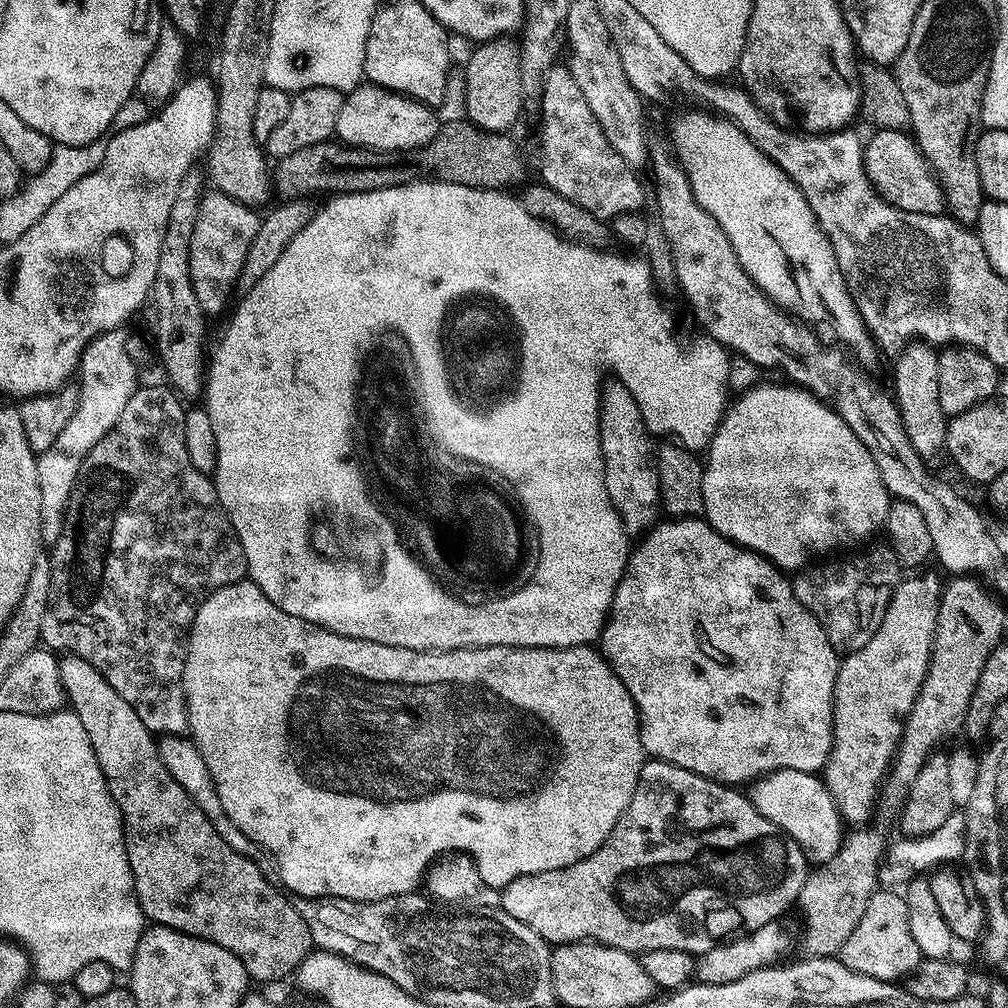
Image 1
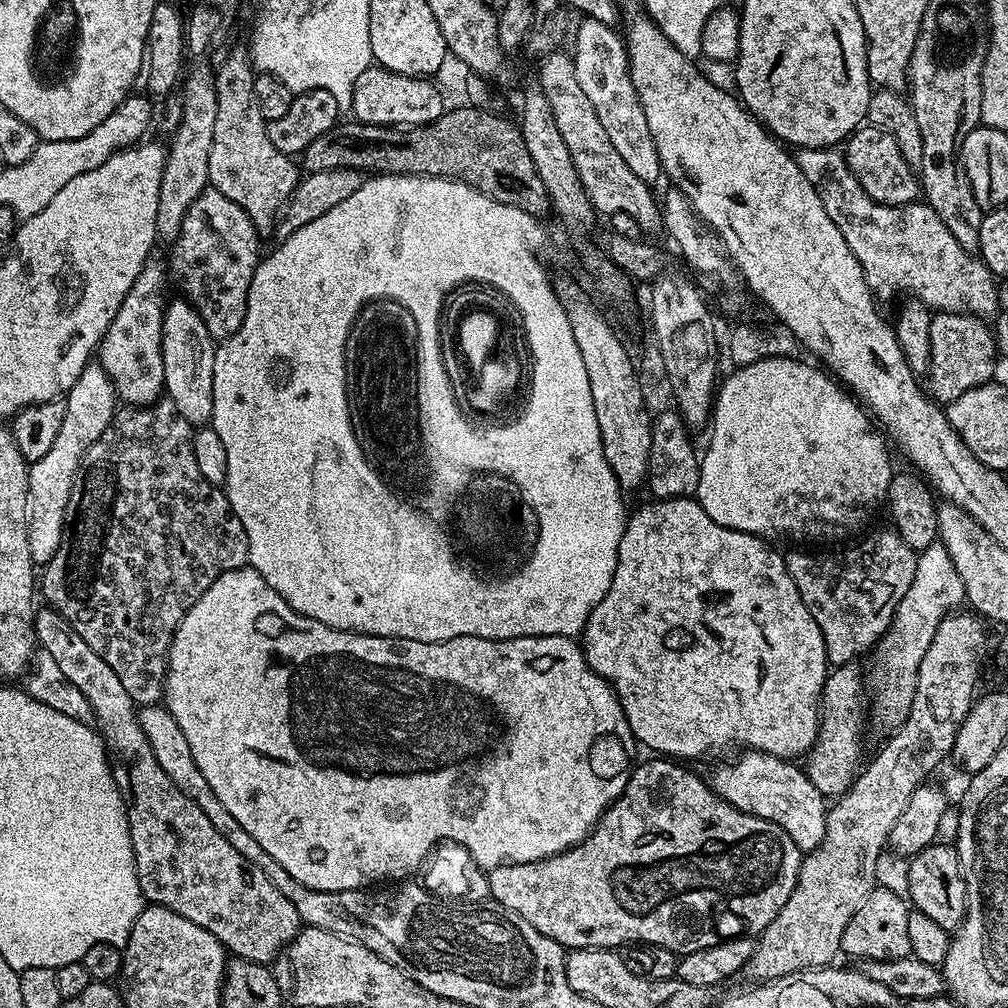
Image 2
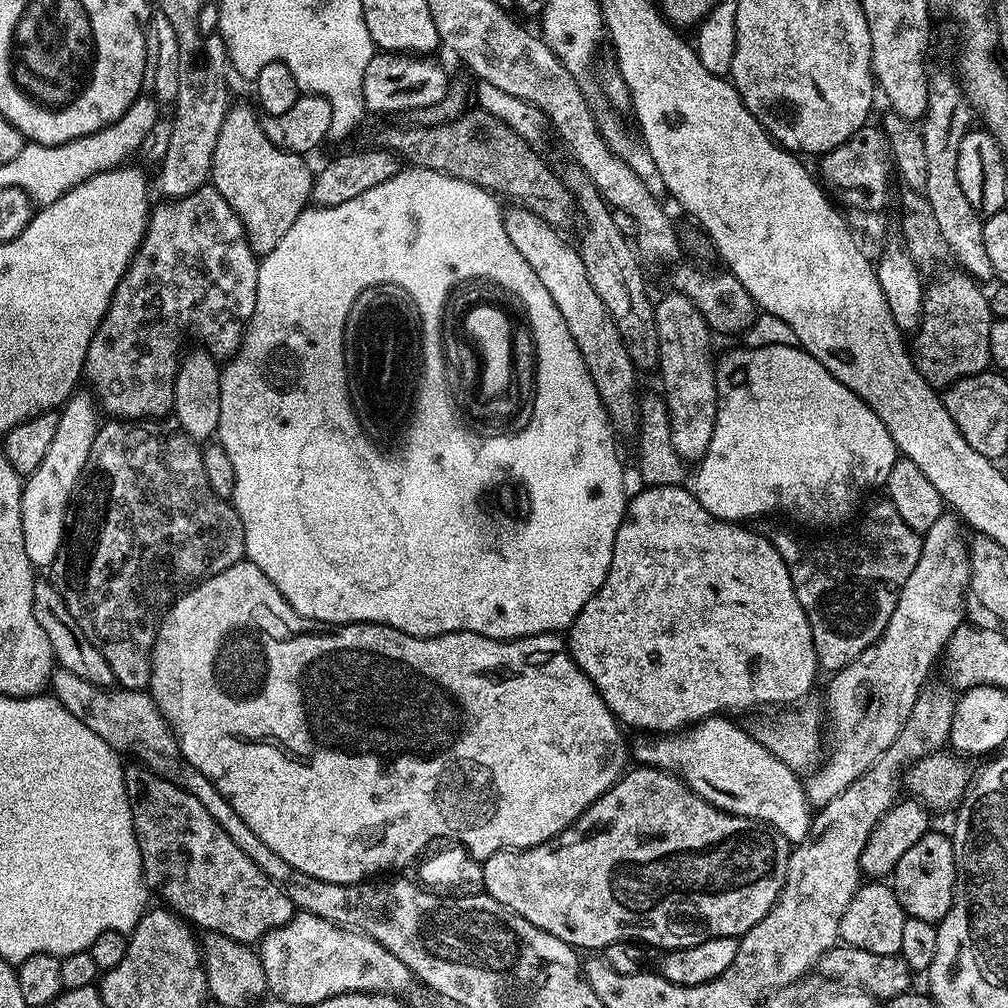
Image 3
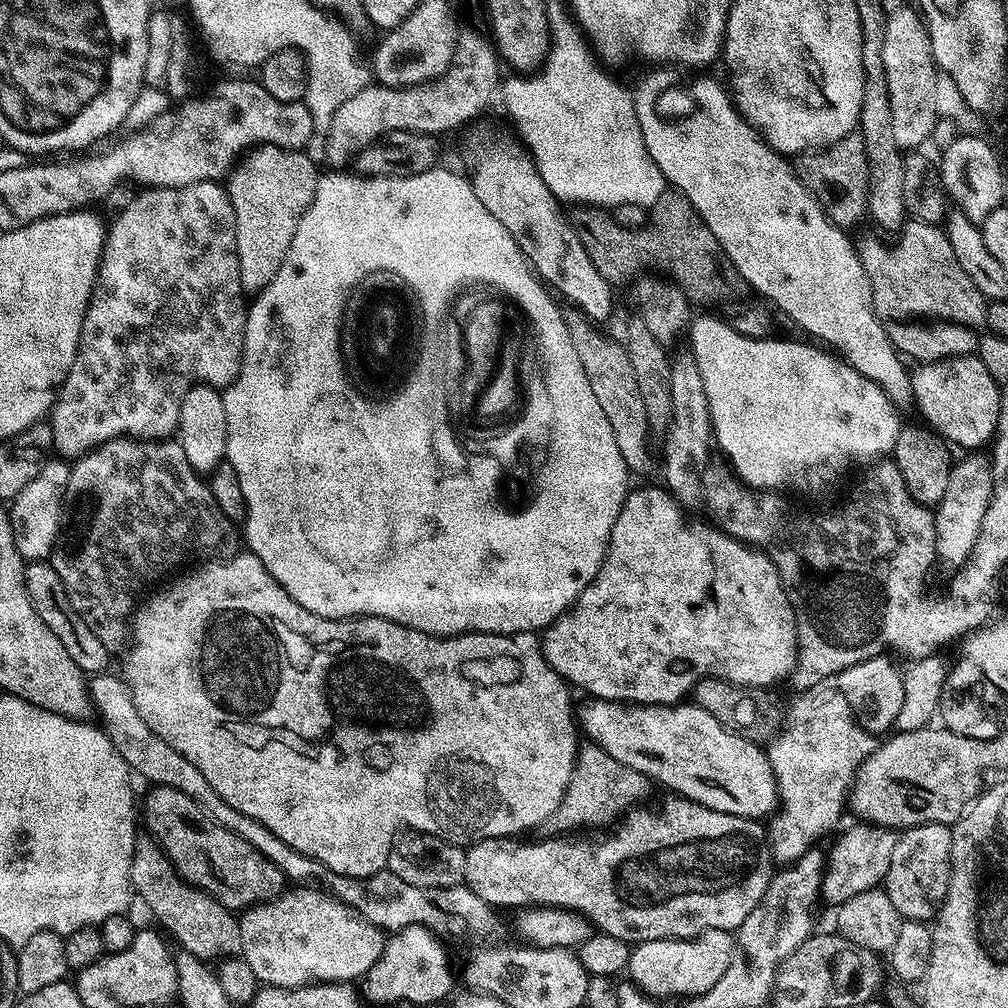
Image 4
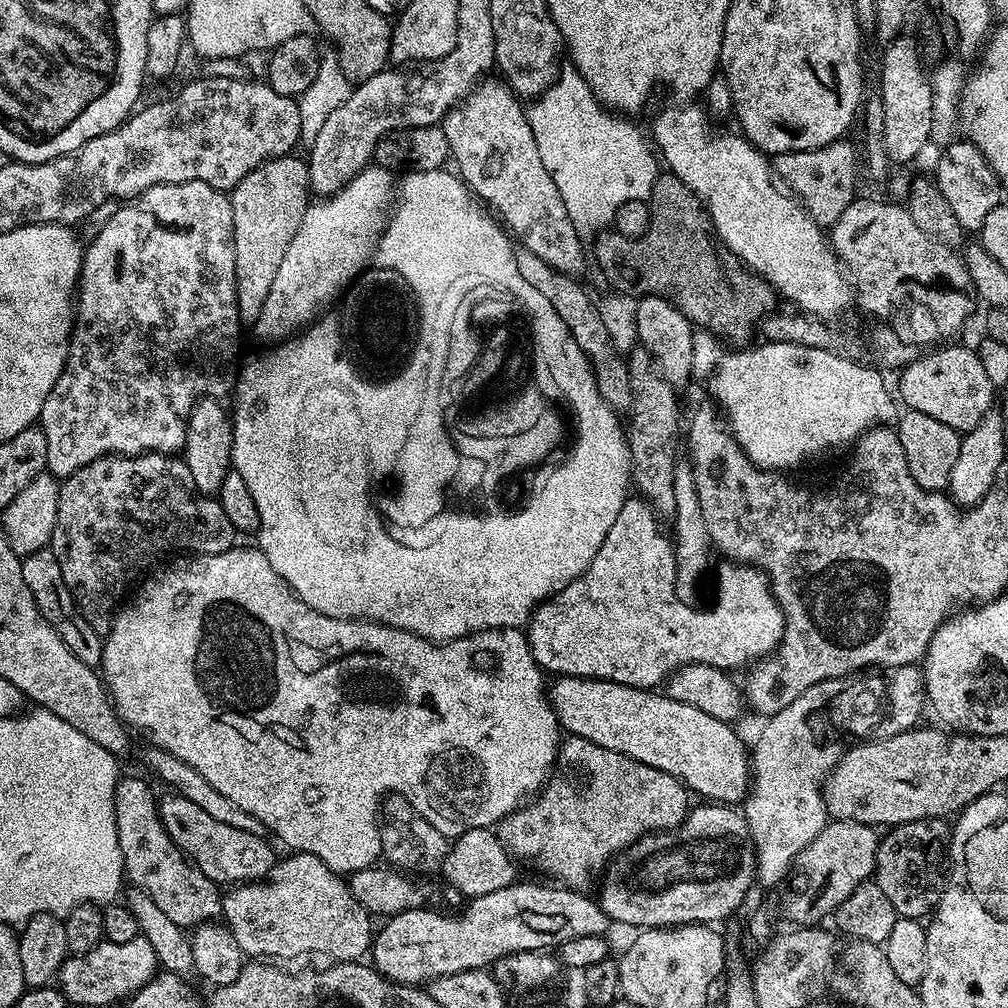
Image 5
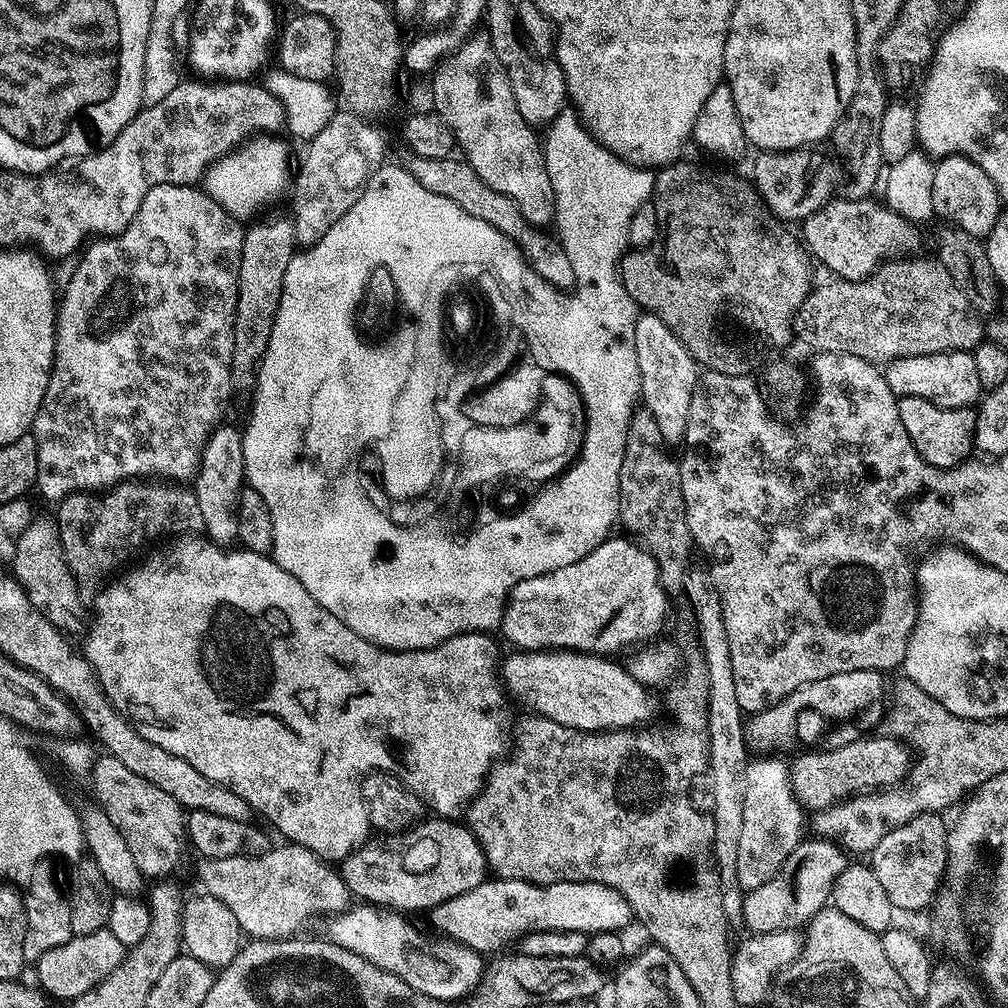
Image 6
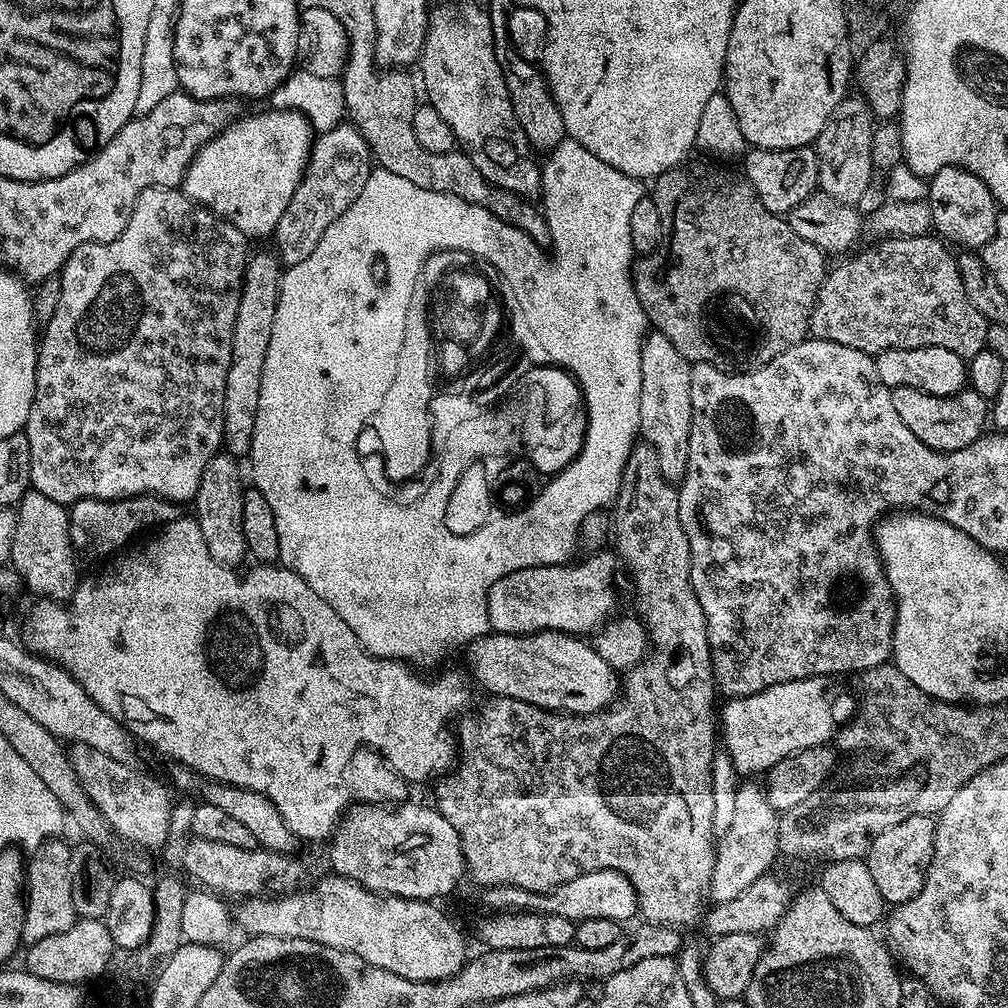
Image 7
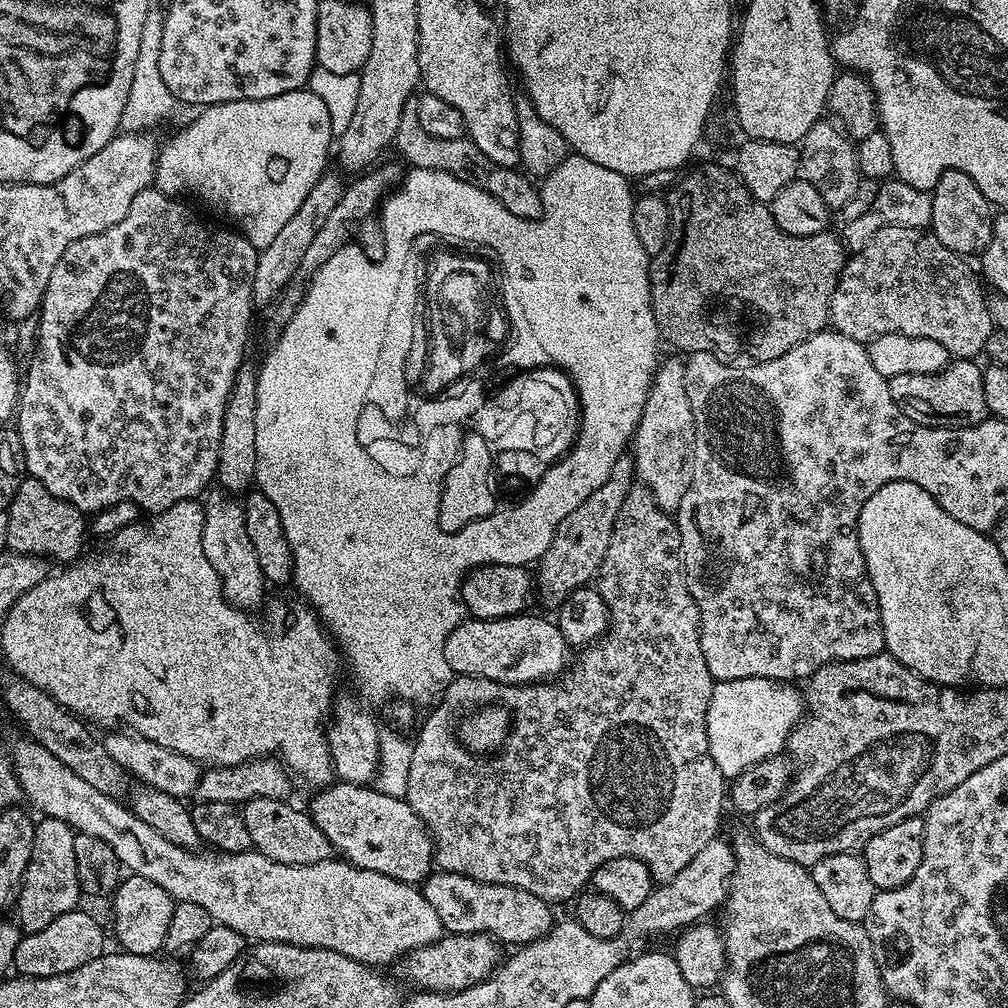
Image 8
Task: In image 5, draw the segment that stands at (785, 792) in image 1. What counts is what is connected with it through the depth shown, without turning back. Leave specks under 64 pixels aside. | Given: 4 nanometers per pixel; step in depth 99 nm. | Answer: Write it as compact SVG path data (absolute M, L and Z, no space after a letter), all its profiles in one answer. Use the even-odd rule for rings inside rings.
M561 676L550 684L550 699L560 727L565 733L592 740L606 750L634 758L640 764L654 766L666 774L676 776L689 793L705 796L708 802L736 806L749 795L752 779L750 752L736 737L735 727L724 724L710 714L702 714L698 706L690 706L646 688L631 688L609 680L591 680L581 676Z

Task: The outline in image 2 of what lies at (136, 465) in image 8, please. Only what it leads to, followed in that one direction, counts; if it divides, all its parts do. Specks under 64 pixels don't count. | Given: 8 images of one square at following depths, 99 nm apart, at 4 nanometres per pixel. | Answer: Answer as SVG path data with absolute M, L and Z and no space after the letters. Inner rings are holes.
M207 187L198 198L194 198L194 206L186 210L184 225L178 237L171 245L172 268L184 275L184 292L188 303L193 304L200 317L206 322L208 332L217 341L222 341L228 336L233 336L242 326L242 318L248 309L248 291L250 282L256 273L256 266L262 259L260 240L254 222L238 206L238 202L230 202L226 194L222 194L214 187ZM155 263L144 265L130 294L122 302L114 322L98 345L98 363L112 380L117 397L128 406L147 406L161 399L164 392L164 363L162 362L162 322L166 295L156 281Z

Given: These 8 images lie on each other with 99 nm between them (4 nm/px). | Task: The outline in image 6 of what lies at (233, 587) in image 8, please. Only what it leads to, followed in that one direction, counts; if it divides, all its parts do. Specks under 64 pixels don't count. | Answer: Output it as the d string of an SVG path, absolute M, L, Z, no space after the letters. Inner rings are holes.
M221 423L213 428L204 443L200 454L200 466L194 477L194 491L198 498L198 506L202 509L204 532L213 544L228 546L236 540L238 522L236 521L236 504L240 500L240 489L245 487L244 455L241 429L231 428ZM231 542L231 543L230 543Z

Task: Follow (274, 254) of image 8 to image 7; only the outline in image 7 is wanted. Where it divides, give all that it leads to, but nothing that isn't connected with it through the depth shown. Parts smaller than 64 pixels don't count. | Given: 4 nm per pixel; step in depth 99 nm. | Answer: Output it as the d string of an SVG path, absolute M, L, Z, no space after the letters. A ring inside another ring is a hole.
M340 123L343 124L321 136L319 133L313 139L312 153L308 156L308 165L304 167L304 177L290 198L290 206L286 206L286 214L282 214L278 222L274 248L281 265L291 266L302 262L302 258L307 258L314 251L314 246L318 246L328 227L351 209L354 198L362 194L366 178L374 170L374 160L364 136L352 124Z

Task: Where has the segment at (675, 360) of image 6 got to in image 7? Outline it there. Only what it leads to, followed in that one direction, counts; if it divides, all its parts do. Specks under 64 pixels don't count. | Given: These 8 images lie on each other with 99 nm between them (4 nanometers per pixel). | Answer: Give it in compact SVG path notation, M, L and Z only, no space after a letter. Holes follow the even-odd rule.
M655 330L644 337L642 346L642 398L640 399L640 432L658 454L662 474L667 480L679 482L684 479L688 451L690 450L690 374L692 364L666 338Z

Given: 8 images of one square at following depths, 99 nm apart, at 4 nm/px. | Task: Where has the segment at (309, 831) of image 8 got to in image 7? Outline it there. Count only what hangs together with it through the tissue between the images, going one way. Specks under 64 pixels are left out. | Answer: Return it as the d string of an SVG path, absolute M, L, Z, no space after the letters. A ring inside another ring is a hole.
M173 763L171 767L173 784L171 784L171 787L173 789L176 787L180 794L191 794L193 797L200 796L196 798L210 806L218 806L224 813L233 816L240 825L246 826L246 830L250 830L250 834L254 834L257 845L263 851L283 852L285 854L295 853L298 837L284 825L284 819L278 814L278 810L268 798L254 790L246 790L233 784L213 782L193 772L192 769L185 768L182 764Z

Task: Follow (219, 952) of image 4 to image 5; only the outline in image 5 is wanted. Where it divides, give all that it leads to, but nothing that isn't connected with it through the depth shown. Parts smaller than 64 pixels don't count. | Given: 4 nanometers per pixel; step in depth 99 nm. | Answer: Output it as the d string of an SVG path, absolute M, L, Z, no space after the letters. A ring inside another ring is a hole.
M125 775L116 786L116 825L118 826L118 842L122 850L124 859L124 876L132 879L139 891L145 892L158 910L170 918L179 928L185 930L195 930L199 924L206 924L215 921L222 912L222 888L206 874L202 874L193 866L192 861L180 851L179 846L172 841L170 834L160 821L160 806L158 796L148 789L148 784L144 780L139 780L136 776Z

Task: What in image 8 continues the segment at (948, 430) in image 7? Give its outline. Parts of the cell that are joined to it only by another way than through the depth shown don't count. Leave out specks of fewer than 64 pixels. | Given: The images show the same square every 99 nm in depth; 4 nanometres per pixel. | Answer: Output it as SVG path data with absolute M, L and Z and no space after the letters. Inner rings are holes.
M956 358L944 369L934 374L898 374L887 377L888 389L896 400L896 404L911 420L919 424L927 424L930 428L968 428L972 424L980 424L989 415L986 406L986 393L982 390L984 368L976 365L972 358Z

